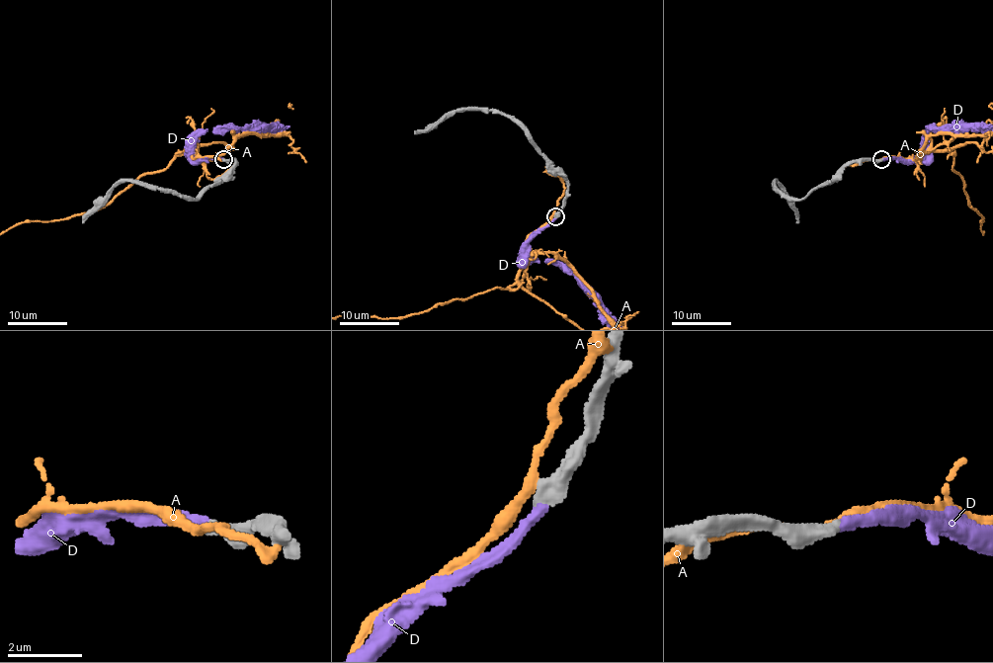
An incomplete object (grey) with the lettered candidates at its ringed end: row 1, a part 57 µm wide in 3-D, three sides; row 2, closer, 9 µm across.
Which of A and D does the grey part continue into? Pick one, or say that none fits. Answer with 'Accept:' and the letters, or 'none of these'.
Accept: D

